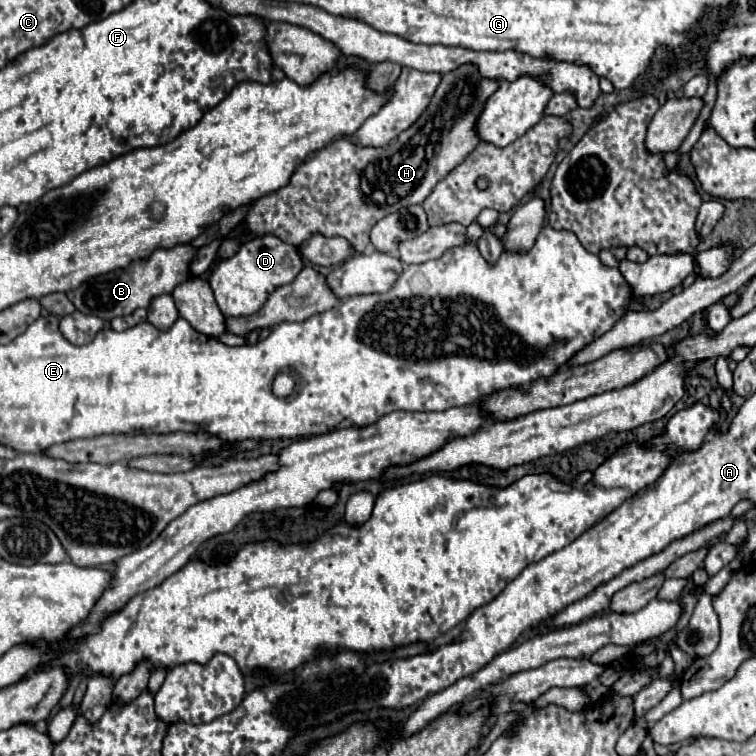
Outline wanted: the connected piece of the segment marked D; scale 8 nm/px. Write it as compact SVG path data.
M262 235L242 243L232 257L216 263L208 283L214 291L220 311L226 317L242 317L256 313L276 287L290 283L300 271L302 257L294 245L288 245L274 235Z

